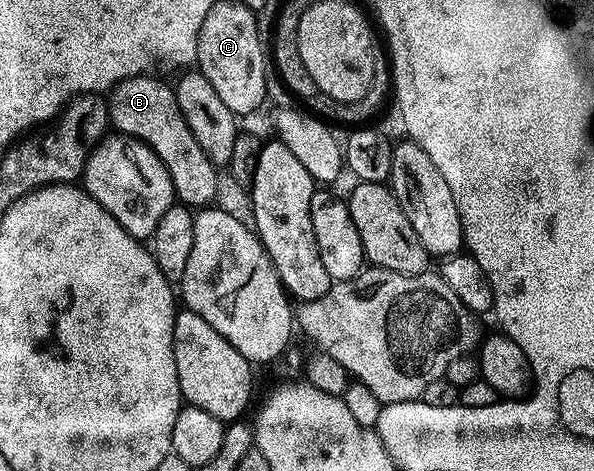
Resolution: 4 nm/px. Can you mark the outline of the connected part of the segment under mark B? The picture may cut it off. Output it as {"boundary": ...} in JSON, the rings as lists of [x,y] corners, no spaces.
{"boundary":[[[147,76],[127,77],[110,90],[106,98],[110,124],[118,132],[145,142],[165,163],[173,179],[176,198],[182,204],[188,207],[210,206],[219,187],[219,177],[215,174],[218,173],[217,167],[201,151],[197,139],[193,139],[193,131],[189,131],[181,115],[174,88],[155,77]]]}

